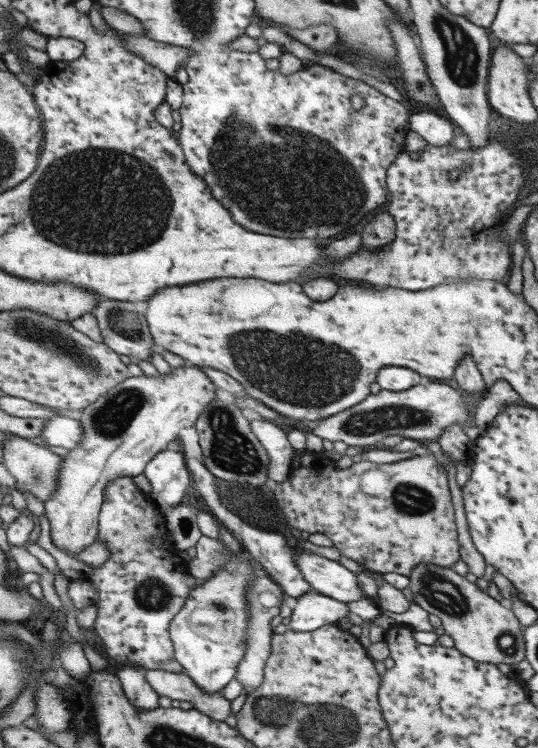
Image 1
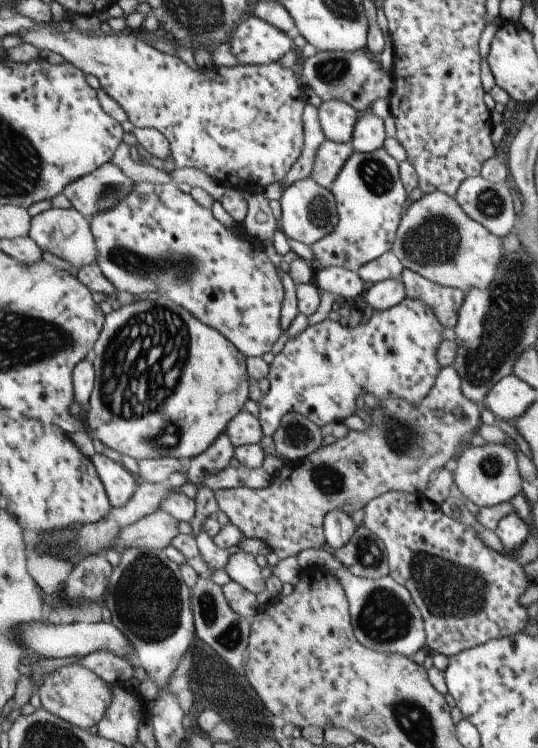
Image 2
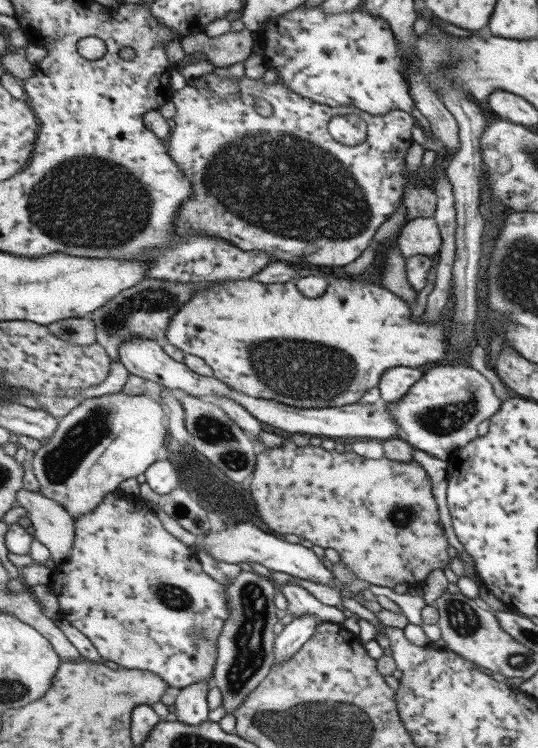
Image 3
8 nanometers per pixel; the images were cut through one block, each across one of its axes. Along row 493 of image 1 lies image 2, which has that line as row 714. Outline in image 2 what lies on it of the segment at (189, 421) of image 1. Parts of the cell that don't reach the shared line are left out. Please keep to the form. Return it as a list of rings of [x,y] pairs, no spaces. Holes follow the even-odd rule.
[[[72,663],[57,668],[53,674],[47,674],[38,694],[45,710],[86,731],[91,726],[98,726],[113,702],[110,683],[105,682],[102,676],[95,674],[94,670]]]

